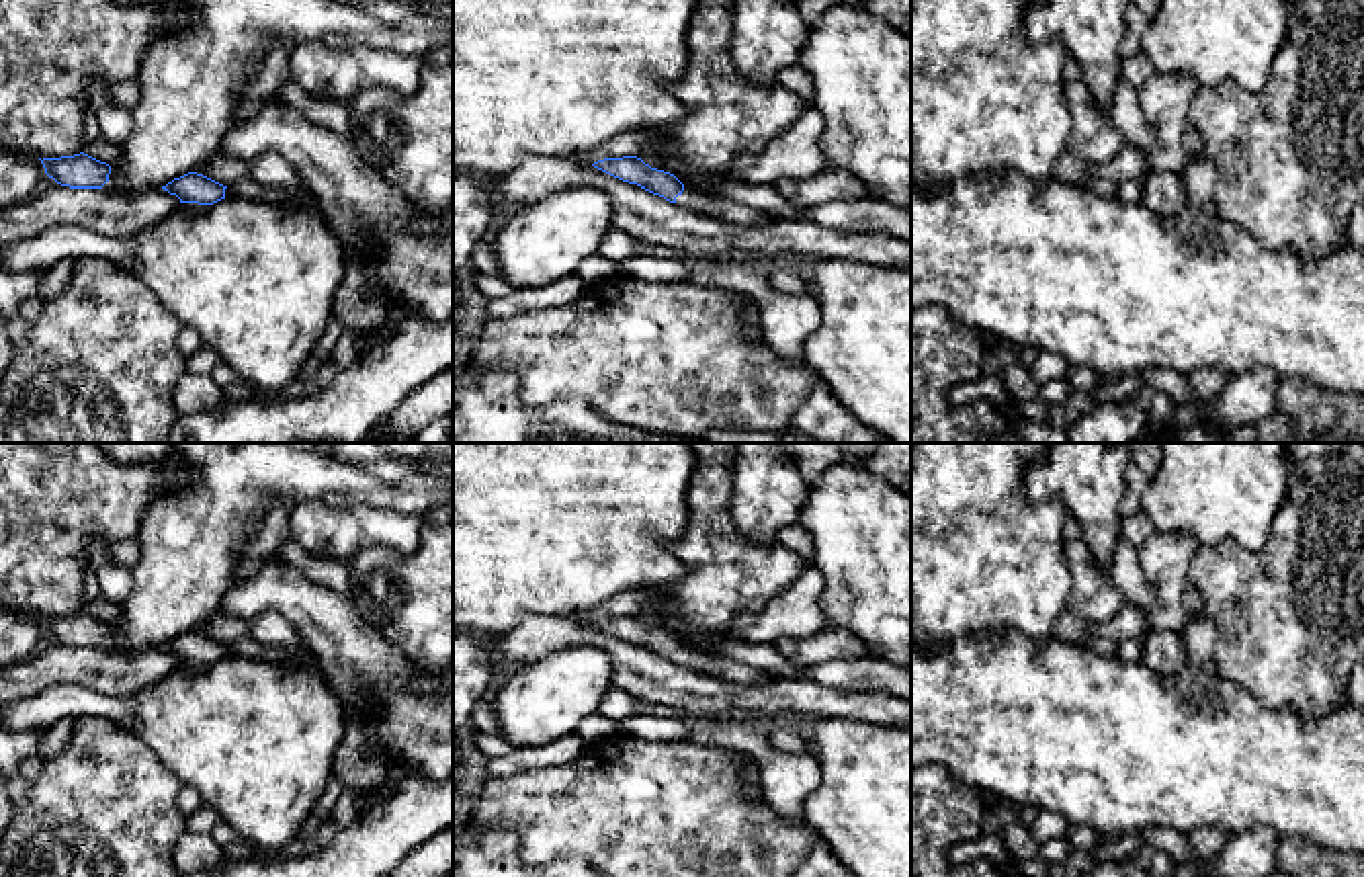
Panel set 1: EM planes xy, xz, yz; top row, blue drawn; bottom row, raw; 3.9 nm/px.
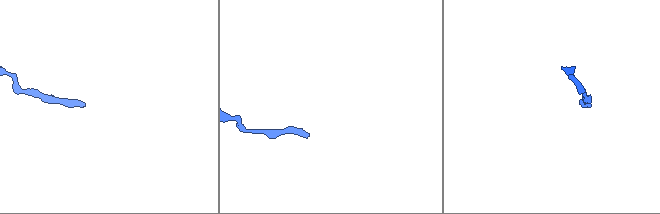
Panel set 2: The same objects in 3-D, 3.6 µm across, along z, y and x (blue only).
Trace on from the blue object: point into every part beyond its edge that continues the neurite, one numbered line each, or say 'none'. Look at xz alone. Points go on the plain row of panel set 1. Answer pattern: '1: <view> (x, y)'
1: xz (711, 664)

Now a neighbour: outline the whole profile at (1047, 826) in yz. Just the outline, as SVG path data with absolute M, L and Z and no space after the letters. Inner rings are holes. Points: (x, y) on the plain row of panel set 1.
M1040 811L1030 826L1032 836L1045 844L1051 840L1067 838L1069 824L1063 816L1053 811Z

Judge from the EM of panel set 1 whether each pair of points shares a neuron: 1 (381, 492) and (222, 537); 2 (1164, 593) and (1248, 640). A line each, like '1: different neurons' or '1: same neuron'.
1: same neuron
2: different neurons

